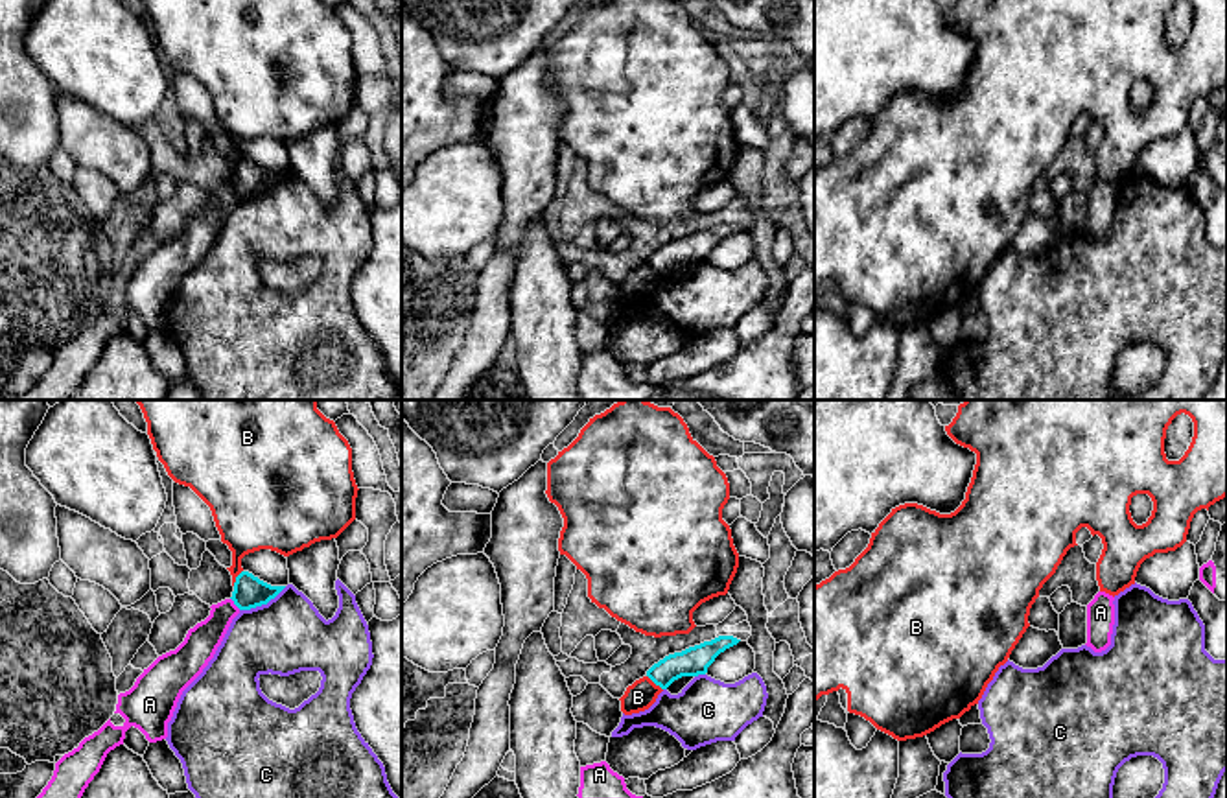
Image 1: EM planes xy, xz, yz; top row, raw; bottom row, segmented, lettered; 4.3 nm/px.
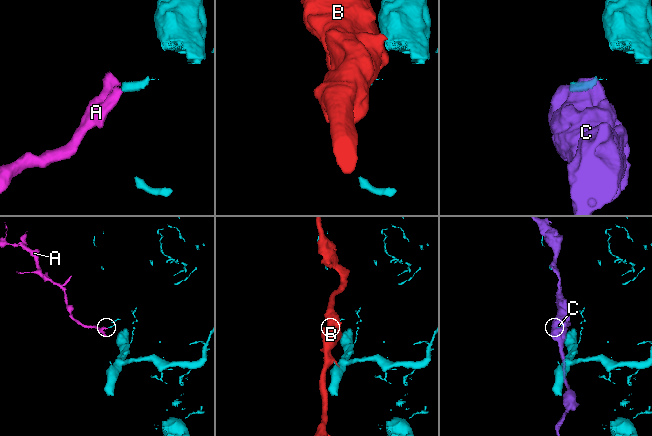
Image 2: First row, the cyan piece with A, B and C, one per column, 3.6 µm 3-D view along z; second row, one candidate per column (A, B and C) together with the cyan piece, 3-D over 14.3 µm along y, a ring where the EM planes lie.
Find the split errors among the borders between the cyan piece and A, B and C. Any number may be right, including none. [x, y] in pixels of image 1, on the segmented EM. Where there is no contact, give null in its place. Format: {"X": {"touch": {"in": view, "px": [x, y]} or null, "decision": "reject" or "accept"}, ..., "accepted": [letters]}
{"A": {"touch": {"in": "xy", "px": [234, 603]}, "decision": "reject"}, "B": {"touch": {"in": "xz", "px": [654, 682]}, "decision": "reject"}, "C": {"touch": {"in": "xy", "px": [262, 603]}, "decision": "reject"}, "accepted": []}

